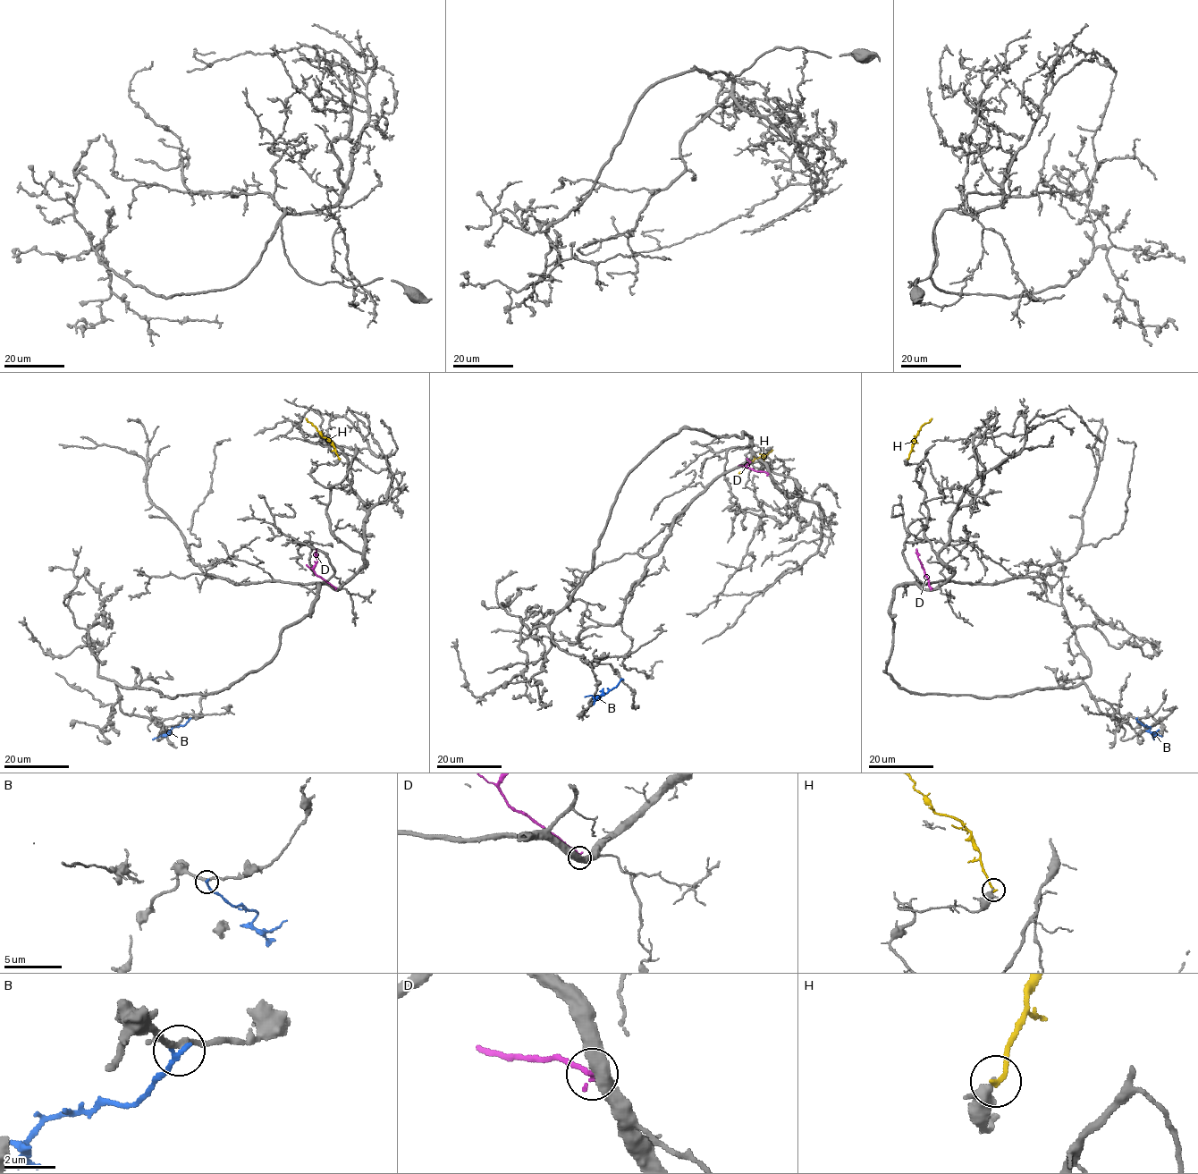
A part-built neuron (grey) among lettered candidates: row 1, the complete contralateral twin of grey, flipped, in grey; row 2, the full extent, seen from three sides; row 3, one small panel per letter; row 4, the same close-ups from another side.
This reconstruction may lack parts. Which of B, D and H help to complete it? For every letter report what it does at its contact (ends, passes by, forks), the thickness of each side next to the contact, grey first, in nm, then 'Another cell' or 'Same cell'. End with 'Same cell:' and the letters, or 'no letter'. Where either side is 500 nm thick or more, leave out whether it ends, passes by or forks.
B: It ends there. Thickness 240 nm (grey) against 220 nm. Another cell
D: Thickness 500 nm (grey) against 220 nm. Another cell
H: It ends there. Thickness 240 nm (grey) against 200 nm. Another cell
Same cell: no letter

